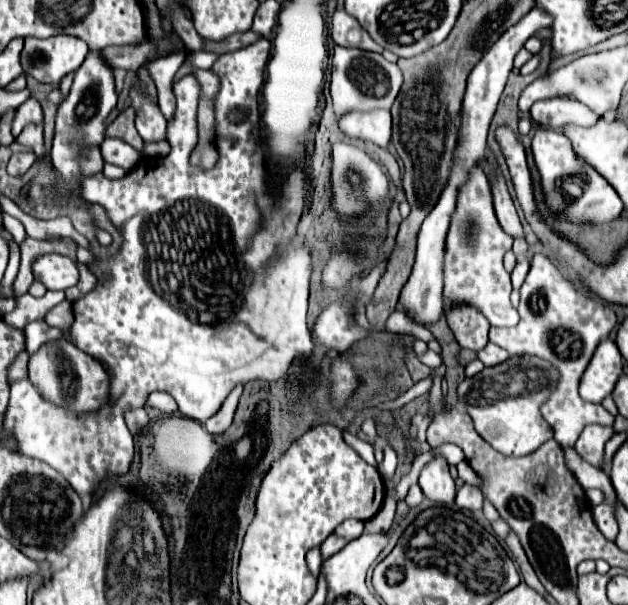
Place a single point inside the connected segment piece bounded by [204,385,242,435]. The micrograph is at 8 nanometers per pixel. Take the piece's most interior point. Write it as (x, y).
(221, 421)

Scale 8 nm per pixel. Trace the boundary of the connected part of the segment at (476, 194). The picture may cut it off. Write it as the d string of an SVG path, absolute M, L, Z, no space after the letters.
M480 167L468 171L468 179L460 185L456 195L456 209L450 219L444 253L444 313L454 305L468 305L478 309L490 325L514 327L518 323L518 311L510 303L512 283L502 265L502 257L512 249L512 237L502 233L492 207L492 191L488 177Z

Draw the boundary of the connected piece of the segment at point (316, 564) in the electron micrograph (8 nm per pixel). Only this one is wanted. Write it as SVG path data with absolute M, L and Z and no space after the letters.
M320 547L310 549L308 555L306 555L306 561L308 561L308 567L310 567L310 569L318 569L318 571L312 571L312 573L316 573L316 577L318 577L318 575L320 575L320 561L322 561Z

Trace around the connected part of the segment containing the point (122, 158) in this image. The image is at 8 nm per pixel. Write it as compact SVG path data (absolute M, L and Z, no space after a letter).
M104 139L104 143L100 145L100 151L102 151L102 157L106 163L118 165L126 173L132 171L140 159L138 151L120 139Z

